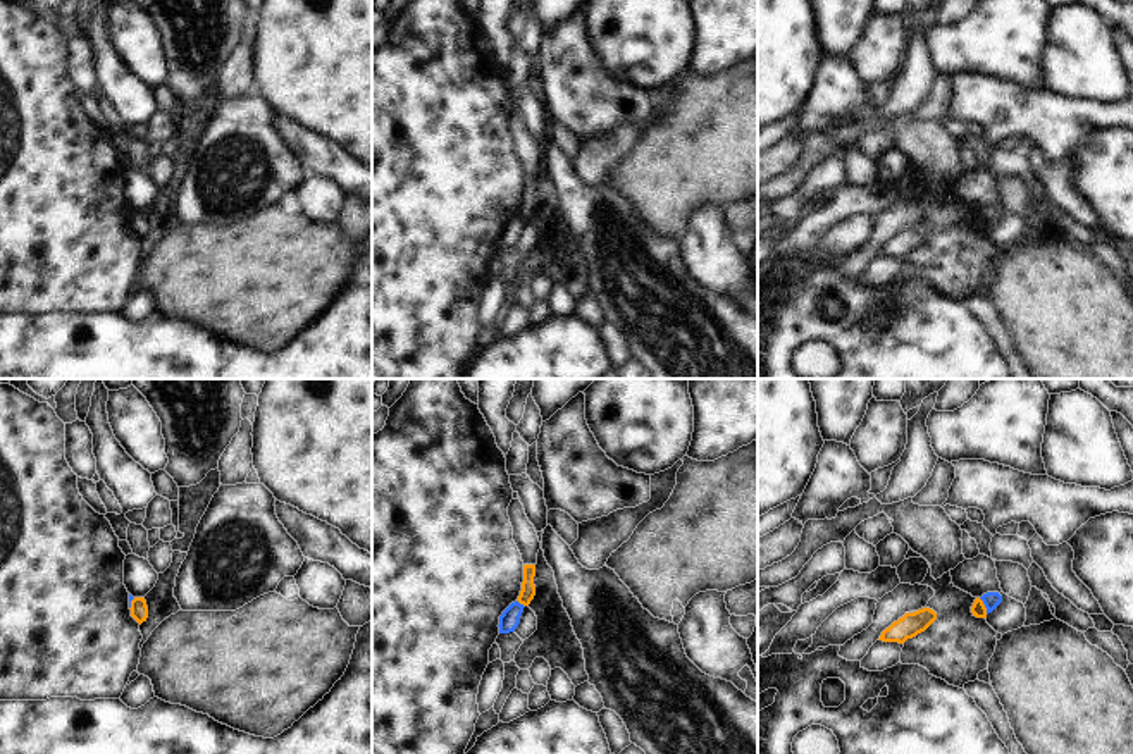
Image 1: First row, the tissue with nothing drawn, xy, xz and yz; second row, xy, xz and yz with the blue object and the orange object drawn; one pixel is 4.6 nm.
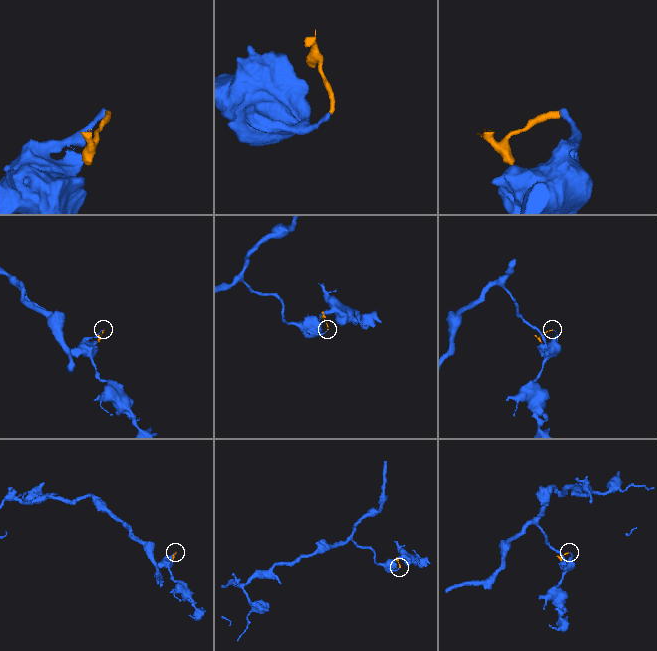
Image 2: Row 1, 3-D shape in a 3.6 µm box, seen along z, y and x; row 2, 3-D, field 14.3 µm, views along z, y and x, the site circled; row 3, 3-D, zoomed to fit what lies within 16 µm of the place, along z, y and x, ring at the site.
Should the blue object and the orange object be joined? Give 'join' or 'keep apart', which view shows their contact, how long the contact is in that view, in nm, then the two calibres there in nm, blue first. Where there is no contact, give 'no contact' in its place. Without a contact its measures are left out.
keep apart; contact in yz; length 90 nm; calibres 80 and 70 nm

